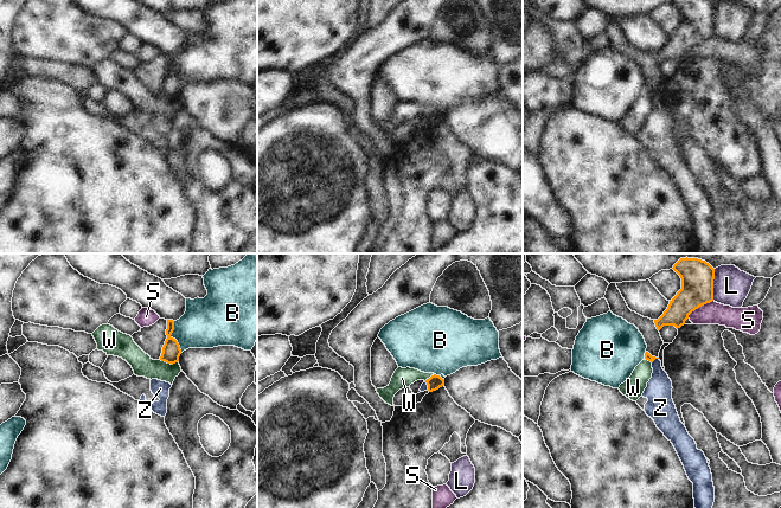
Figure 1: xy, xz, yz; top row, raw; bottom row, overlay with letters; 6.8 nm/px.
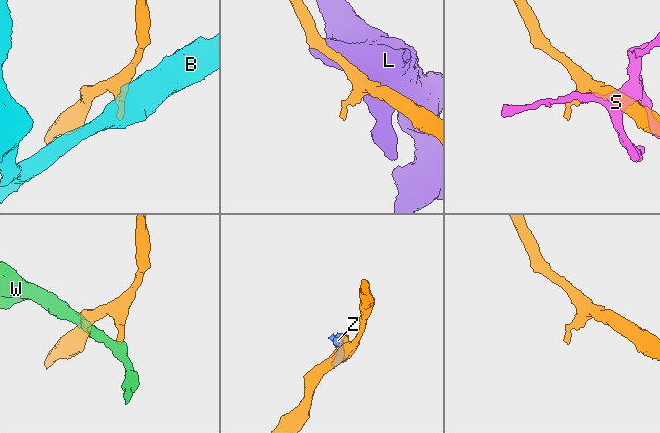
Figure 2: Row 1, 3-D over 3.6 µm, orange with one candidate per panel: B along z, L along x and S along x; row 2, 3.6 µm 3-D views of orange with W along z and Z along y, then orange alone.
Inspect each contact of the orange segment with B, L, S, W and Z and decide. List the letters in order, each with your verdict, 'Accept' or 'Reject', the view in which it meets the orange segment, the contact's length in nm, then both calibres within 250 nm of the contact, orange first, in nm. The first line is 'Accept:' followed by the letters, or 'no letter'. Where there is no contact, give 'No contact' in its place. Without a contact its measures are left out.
Accept: no letter
B: Reject. Touches orange in xy. Shared border 220 nm. Thickness 130 nm (orange) against 320 nm
L: Reject. Touches orange in yz. Shared border 220 nm. Thickness 220 nm (orange) against 240 nm
S: Reject. Touches orange in yz. Shared border 220 nm. Thickness 220 nm (orange) against 150 nm
W: Reject. Touches orange in xy. Shared border 130 nm. Thickness 130 nm (orange) against 150 nm
Z: Reject. Touches orange in xz. Shared border 70 nm. Thickness 100 nm (orange) against 50 nm.

